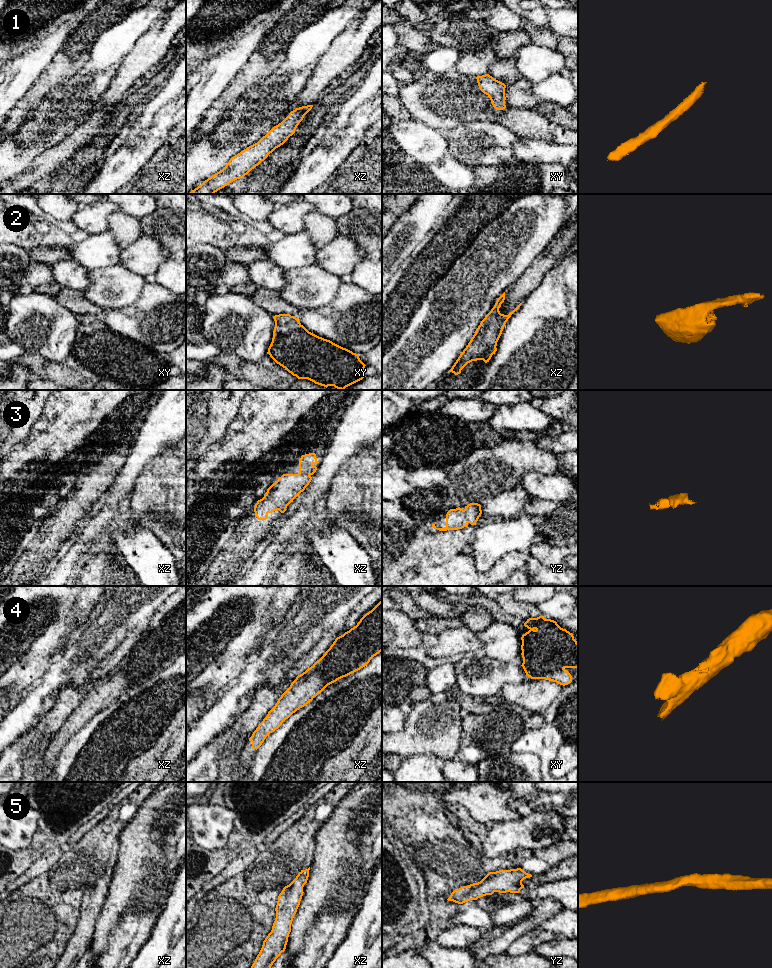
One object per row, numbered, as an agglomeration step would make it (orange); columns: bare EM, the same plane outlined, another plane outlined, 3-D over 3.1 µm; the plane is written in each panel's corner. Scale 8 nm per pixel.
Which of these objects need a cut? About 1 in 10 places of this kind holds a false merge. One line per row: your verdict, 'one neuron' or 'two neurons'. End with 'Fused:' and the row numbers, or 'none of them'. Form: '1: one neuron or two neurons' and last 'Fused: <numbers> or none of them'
1: one neuron
2: one neuron
3: one neuron
4: one neuron
5: one neuron
Fused: none of them

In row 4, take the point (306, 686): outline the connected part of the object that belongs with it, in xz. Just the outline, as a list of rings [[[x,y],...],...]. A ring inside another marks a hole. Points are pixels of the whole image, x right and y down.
[[[382,599],[356,626],[337,637],[325,654],[298,675],[258,725],[249,741],[258,749],[266,737],[328,685],[365,667],[382,651]]]

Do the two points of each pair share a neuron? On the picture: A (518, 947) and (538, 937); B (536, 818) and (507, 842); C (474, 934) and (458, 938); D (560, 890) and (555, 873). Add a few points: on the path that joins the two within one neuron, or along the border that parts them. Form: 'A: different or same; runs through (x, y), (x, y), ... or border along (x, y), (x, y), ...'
A: same; runs through (523, 945), (533, 938)
B: same; runs through (529, 825), (521, 833), (514, 835)
C: same; runs through (470, 935), (462, 936)
D: different; border along (567, 878), (534, 885)

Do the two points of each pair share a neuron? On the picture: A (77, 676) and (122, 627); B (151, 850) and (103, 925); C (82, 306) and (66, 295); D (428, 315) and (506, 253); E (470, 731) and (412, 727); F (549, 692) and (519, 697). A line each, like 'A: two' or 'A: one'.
A: one
B: one
C: one
D: one
E: two
F: one

